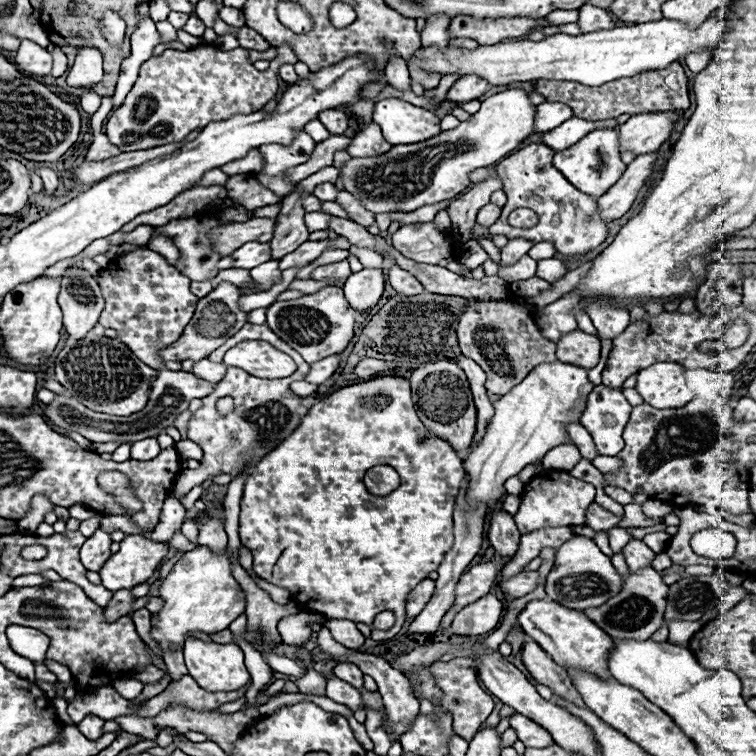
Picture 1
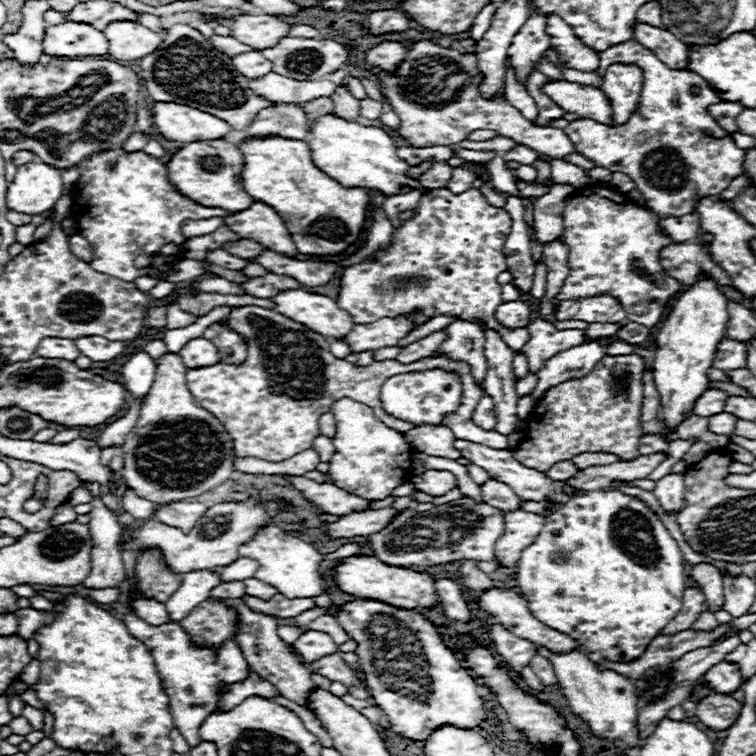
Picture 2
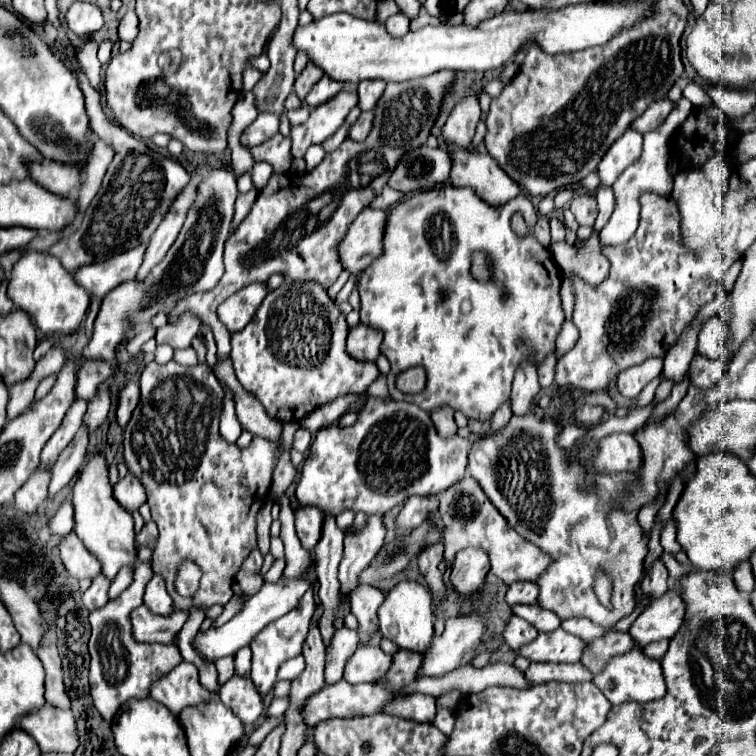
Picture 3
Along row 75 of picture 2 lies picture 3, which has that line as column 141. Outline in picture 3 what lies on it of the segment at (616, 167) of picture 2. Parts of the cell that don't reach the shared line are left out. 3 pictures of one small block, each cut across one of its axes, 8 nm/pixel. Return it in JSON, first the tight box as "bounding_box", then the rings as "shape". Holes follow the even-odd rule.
{"bounding_box":[88,562,182,722],"shape":[[[140,562],[136,566],[136,576],[130,588],[126,588],[116,600],[110,600],[104,608],[90,612],[88,620],[92,626],[92,636],[88,642],[90,652],[90,694],[96,710],[106,722],[112,720],[118,706],[128,698],[146,698],[150,684],[160,676],[168,674],[176,664],[182,662],[178,648],[164,644],[140,644],[132,636],[132,624],[126,612],[114,612],[114,608],[138,608],[142,604],[142,594],[146,582],[152,578],[150,562]]]}

